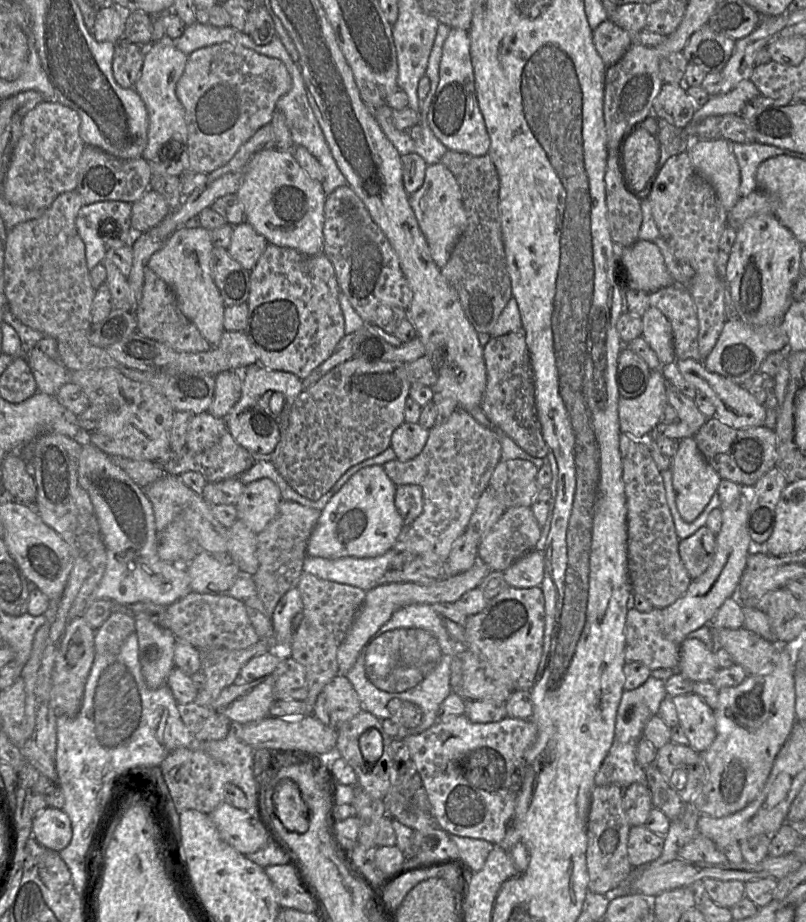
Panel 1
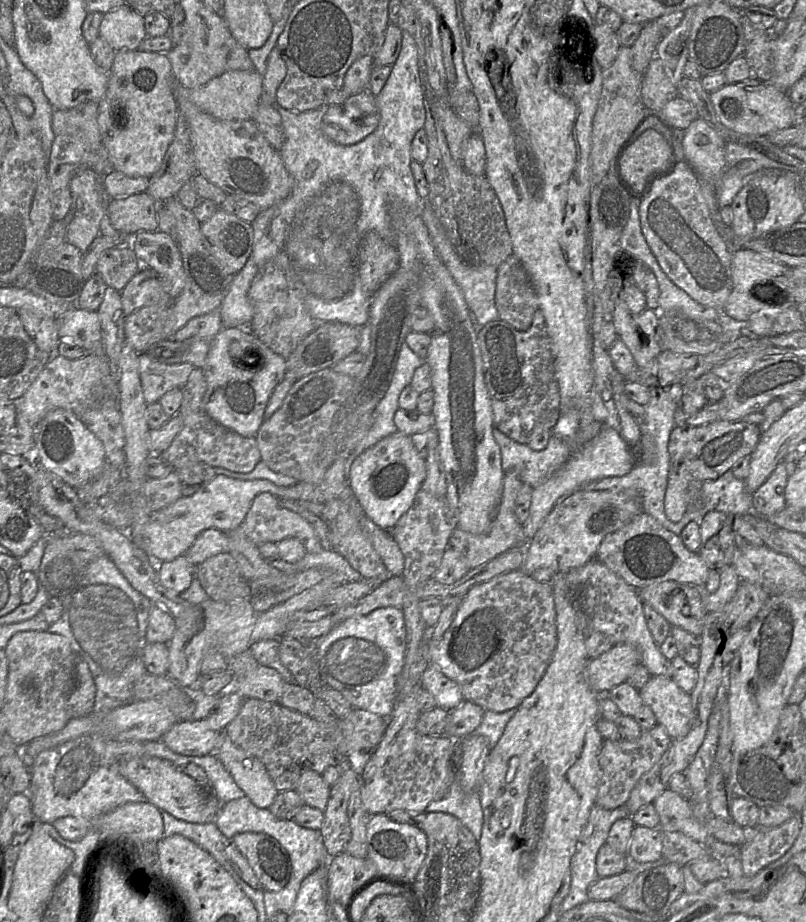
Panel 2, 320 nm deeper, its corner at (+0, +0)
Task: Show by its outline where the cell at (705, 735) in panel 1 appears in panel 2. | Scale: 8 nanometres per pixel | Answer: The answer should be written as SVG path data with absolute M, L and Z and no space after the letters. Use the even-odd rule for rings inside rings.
M652 675L638 691L644 704L652 709L658 724L664 727L672 740L683 738L688 734L693 720L690 694L683 691L671 677Z

